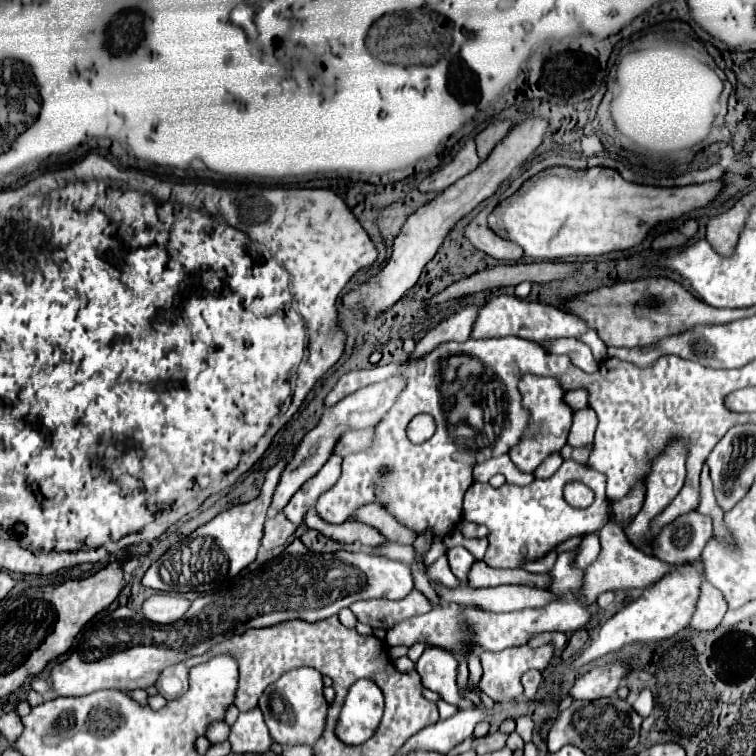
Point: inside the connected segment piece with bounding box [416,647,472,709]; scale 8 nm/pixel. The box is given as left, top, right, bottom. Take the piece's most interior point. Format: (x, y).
(437, 667)

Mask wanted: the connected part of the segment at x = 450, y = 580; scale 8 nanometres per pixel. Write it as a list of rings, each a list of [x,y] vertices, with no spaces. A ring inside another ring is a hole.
[[[442,555],[434,565],[430,565],[428,577],[430,577],[432,581],[438,581],[438,583],[446,585],[446,587],[460,587],[460,585],[462,585],[462,583],[458,581],[458,577],[454,577],[454,573],[450,571],[450,565],[448,565],[446,555]]]

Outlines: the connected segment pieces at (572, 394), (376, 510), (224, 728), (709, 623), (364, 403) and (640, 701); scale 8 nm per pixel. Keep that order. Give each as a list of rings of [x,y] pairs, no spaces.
[[[574,389],[574,391],[568,391],[566,397],[564,397],[564,401],[566,401],[574,411],[584,409],[584,407],[588,407],[588,391],[586,391],[586,389]]]
[[[378,503],[372,505],[364,505],[356,511],[356,519],[376,527],[382,535],[388,537],[388,541],[396,541],[396,543],[404,543],[404,545],[412,545],[416,539],[416,533],[412,529],[408,529],[406,525],[402,525],[396,517],[390,515],[390,511]]]
[[[216,721],[210,725],[210,729],[206,729],[206,737],[210,743],[222,743],[228,737],[228,725],[224,721]]]
[[[703,582],[700,590],[698,605],[696,605],[694,617],[690,619],[688,627],[696,629],[696,631],[710,631],[720,625],[728,607],[726,607],[726,601],[721,591],[709,582]]]
[[[392,377],[392,379],[386,379],[382,383],[374,383],[374,385],[366,385],[354,393],[350,393],[348,397],[344,397],[334,409],[330,409],[330,413],[324,413],[320,423],[304,435],[294,459],[286,465],[284,473],[282,473],[282,479],[276,487],[276,493],[274,493],[274,499],[272,499],[272,505],[270,505],[270,513],[278,513],[282,509],[282,505],[286,505],[290,501],[290,497],[302,487],[302,483],[306,483],[310,477],[314,477],[318,473],[318,469],[326,463],[326,459],[330,457],[338,437],[344,433],[344,431],[350,431],[350,429],[364,429],[364,427],[370,427],[370,425],[376,425],[382,415],[394,405],[398,393],[402,391],[404,383],[402,379],[398,377]]]
[[[644,689],[638,699],[634,701],[634,709],[638,709],[638,713],[642,717],[648,717],[652,711],[654,711],[654,695],[650,689]]]

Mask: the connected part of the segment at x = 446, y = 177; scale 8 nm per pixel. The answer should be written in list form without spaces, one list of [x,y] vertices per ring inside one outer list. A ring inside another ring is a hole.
[[[468,139],[468,143],[456,153],[456,157],[448,165],[434,171],[430,177],[426,177],[420,183],[420,191],[444,191],[458,179],[472,173],[478,165],[480,165],[480,157],[476,155],[474,139]]]

